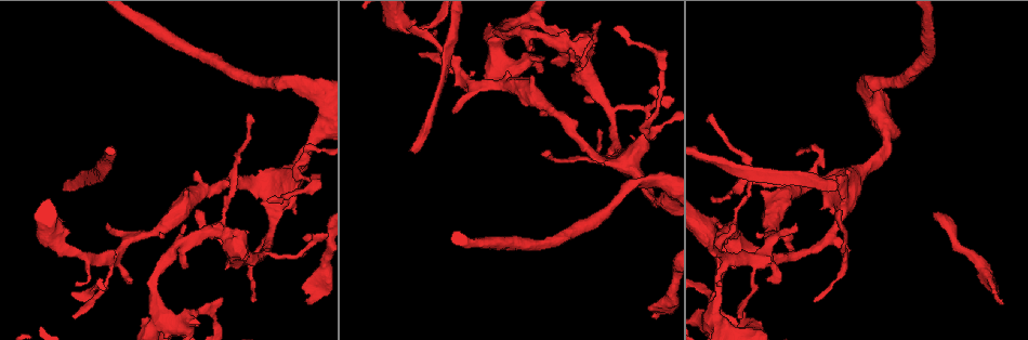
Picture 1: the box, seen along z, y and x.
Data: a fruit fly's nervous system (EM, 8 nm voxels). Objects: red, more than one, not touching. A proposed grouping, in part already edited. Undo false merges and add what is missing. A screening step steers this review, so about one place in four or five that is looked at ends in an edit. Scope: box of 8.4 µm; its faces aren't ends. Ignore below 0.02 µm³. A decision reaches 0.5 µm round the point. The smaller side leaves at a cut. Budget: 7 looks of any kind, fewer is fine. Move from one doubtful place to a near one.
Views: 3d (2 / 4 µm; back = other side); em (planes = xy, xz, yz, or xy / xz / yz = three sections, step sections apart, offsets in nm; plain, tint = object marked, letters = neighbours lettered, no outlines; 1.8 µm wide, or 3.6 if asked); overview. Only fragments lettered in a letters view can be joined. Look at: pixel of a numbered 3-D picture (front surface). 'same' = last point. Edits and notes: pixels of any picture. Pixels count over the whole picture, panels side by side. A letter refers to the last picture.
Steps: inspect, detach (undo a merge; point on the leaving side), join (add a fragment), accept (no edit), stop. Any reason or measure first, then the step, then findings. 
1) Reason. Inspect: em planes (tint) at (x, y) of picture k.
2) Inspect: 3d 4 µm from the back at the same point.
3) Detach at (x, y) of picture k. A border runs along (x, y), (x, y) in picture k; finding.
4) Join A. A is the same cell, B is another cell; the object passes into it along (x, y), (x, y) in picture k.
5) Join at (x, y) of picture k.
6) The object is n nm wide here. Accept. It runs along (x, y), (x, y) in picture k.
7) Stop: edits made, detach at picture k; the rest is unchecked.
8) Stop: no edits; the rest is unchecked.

Calibre changes. Inspect: 3d 2 µm at (791, 252) of picture 1.

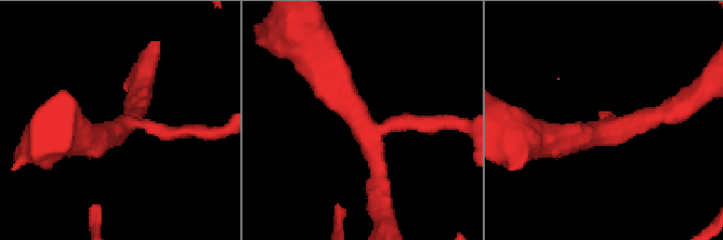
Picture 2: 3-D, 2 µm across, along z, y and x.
Now the EM. Inspect: em xy step 4 (letters) at (606, 124) of picture 2.

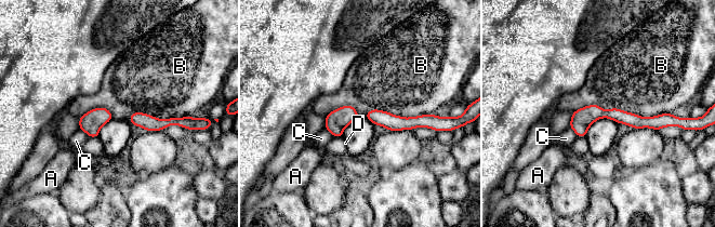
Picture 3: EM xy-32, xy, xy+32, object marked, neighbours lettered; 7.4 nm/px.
The object is 150 nm wide here; the longest contact is with B, 750 nm. Accept. A, B, C and D are other cells; continuous, no second neuron.

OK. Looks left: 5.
Thin end. Inspect: em planes (tint) at (708, 120) of picture 1.

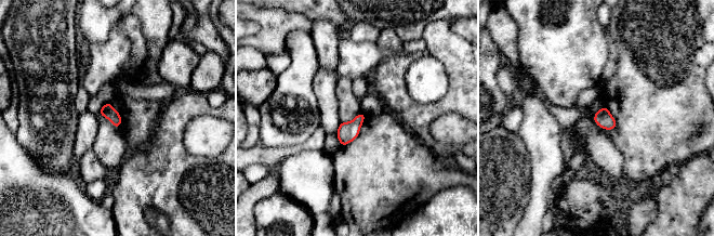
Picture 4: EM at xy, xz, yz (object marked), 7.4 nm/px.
Inspect: em planes (letters) at the same point.

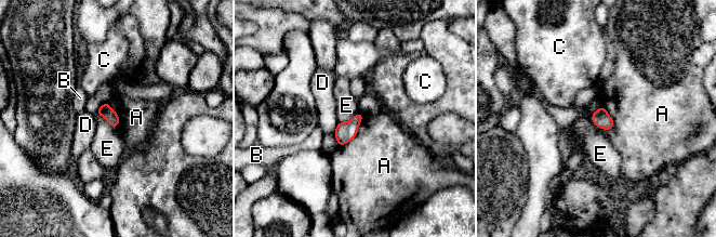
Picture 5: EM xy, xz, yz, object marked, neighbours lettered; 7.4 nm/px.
Accept. A, B, C, D and E are other cells; a border runs along (96, 114), (116, 129) in picture 5; no lettered fragment goes on from it.

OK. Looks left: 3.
Free end. Inspect: em planes (tint) at (768, 278) of picture 1.

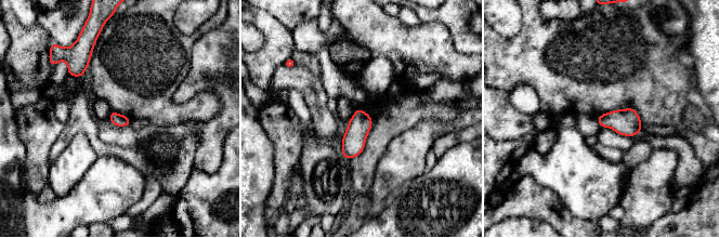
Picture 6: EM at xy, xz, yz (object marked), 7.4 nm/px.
What lies round it. Inspect: em planes (letters) at the same point.

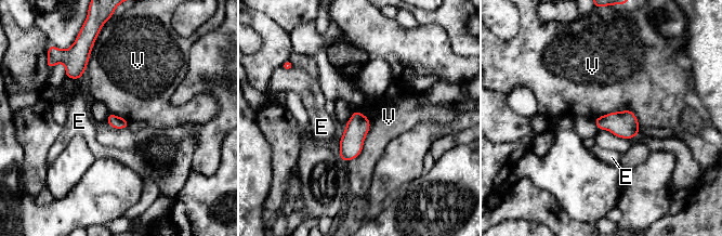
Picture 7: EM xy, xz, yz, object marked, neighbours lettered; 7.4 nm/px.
The object is 100 nm wide here. Accept. E and V are other cells; a border runs along (357, 109), (369, 130), (345, 161) in picture 7; no lettered fragment goes on from it.

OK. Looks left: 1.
Stop: no edits; the rest is unchecked.

